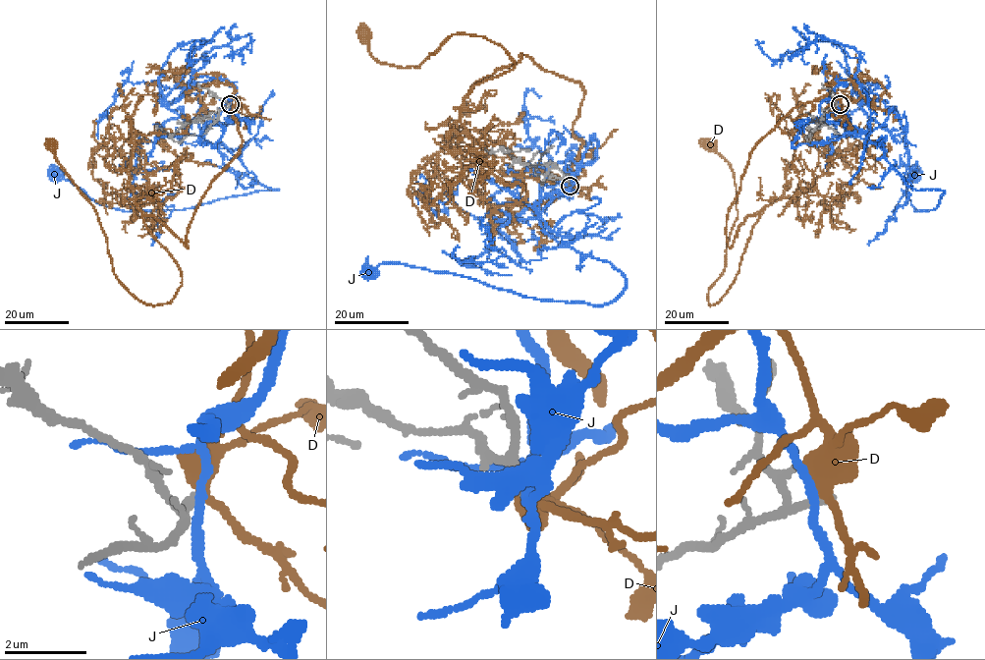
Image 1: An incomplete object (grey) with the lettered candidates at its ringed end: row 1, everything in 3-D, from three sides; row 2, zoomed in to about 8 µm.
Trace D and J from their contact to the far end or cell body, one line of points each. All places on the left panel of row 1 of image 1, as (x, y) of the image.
D: (230, 104), (235, 90), (241, 146), (187, 247), (142, 215), (181, 275), (166, 302), (118, 280), (52, 143)
J: (230, 105), (228, 119), (203, 137), (227, 166), (277, 190), (184, 209), (123, 210), (96, 202), (54, 174)

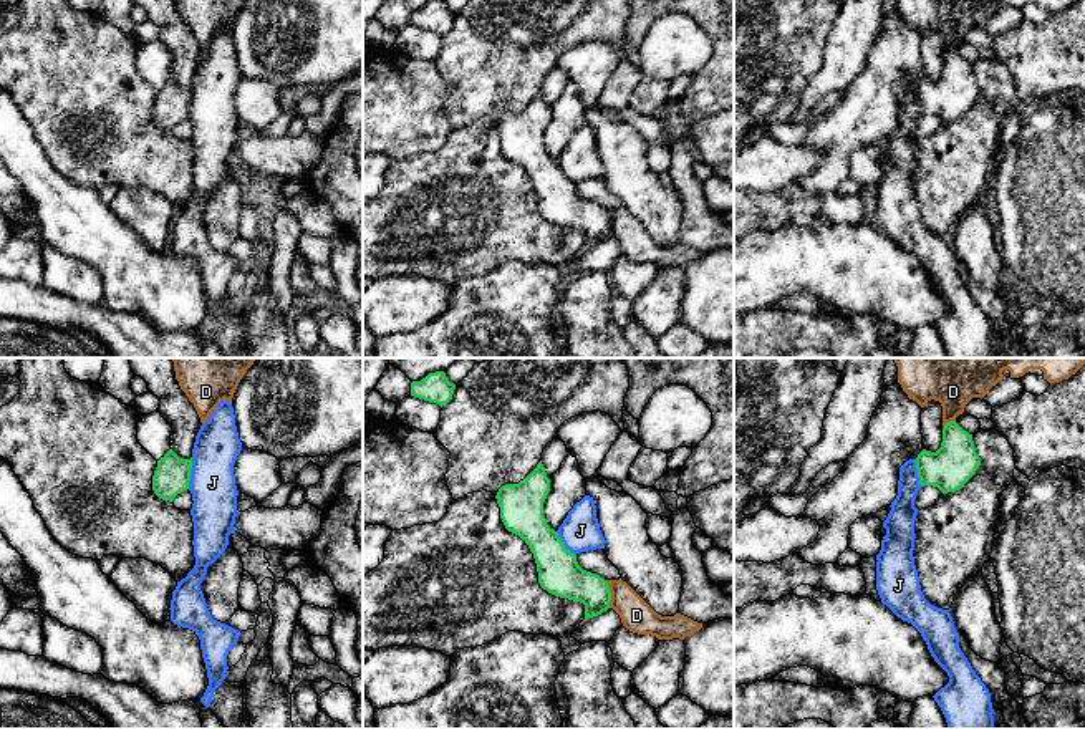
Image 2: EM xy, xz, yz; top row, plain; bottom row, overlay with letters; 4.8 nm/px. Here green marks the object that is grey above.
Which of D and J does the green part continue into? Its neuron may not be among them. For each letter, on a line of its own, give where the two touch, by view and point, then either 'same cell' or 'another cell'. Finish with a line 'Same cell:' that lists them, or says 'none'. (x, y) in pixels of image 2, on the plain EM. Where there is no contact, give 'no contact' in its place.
D: meets green in xz at (610, 222); another cell
J: meets green in xy at (189, 101); another cell
Same cell: none

